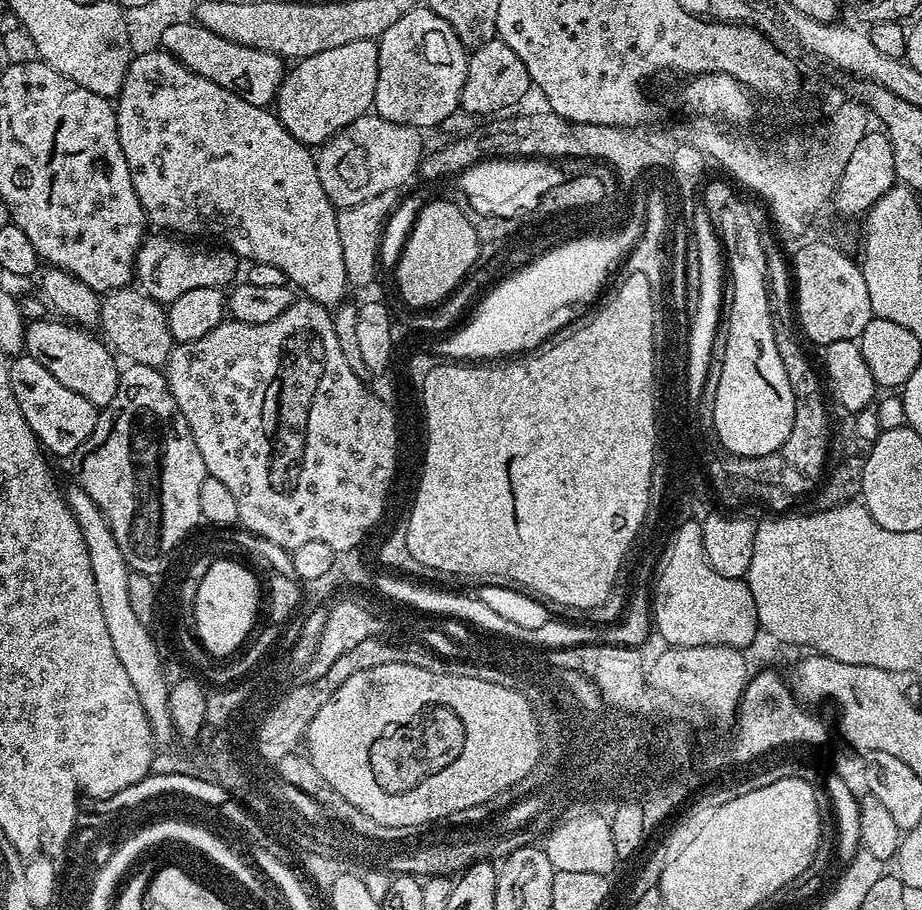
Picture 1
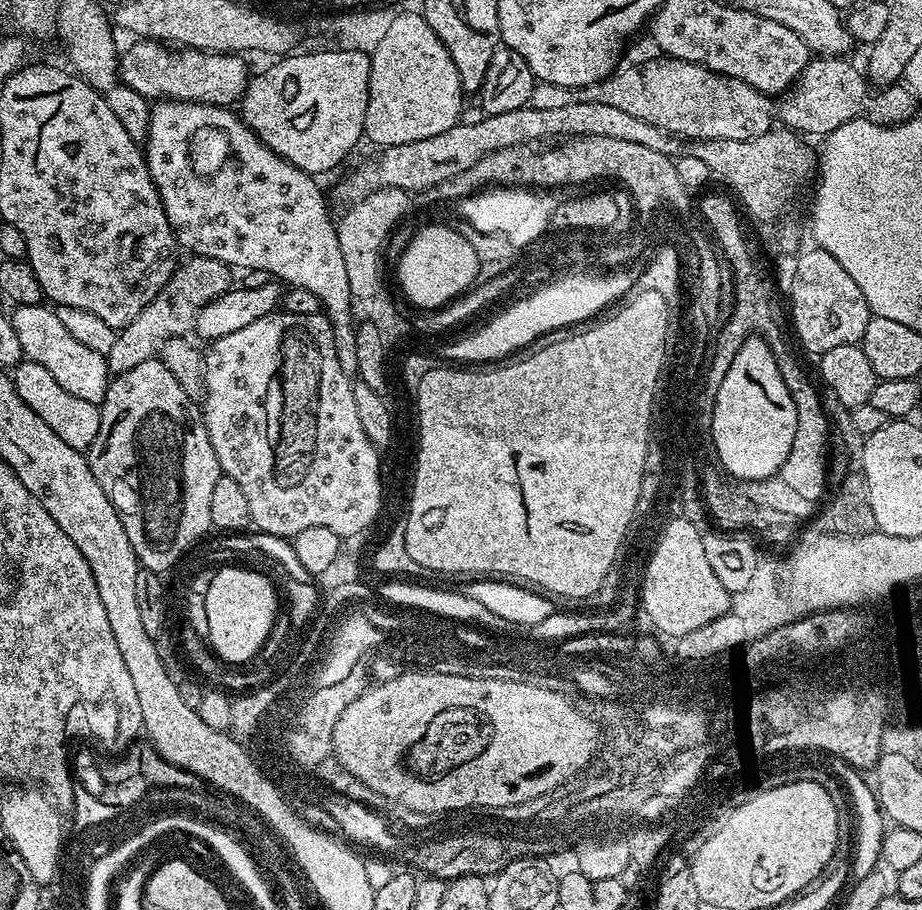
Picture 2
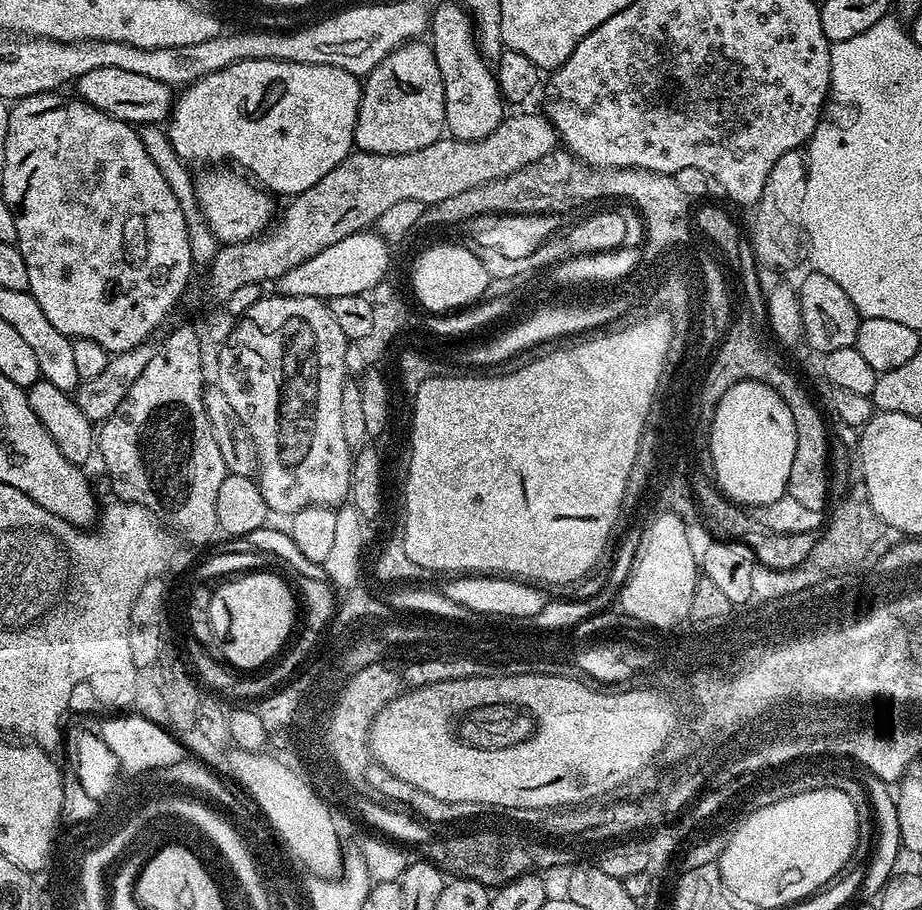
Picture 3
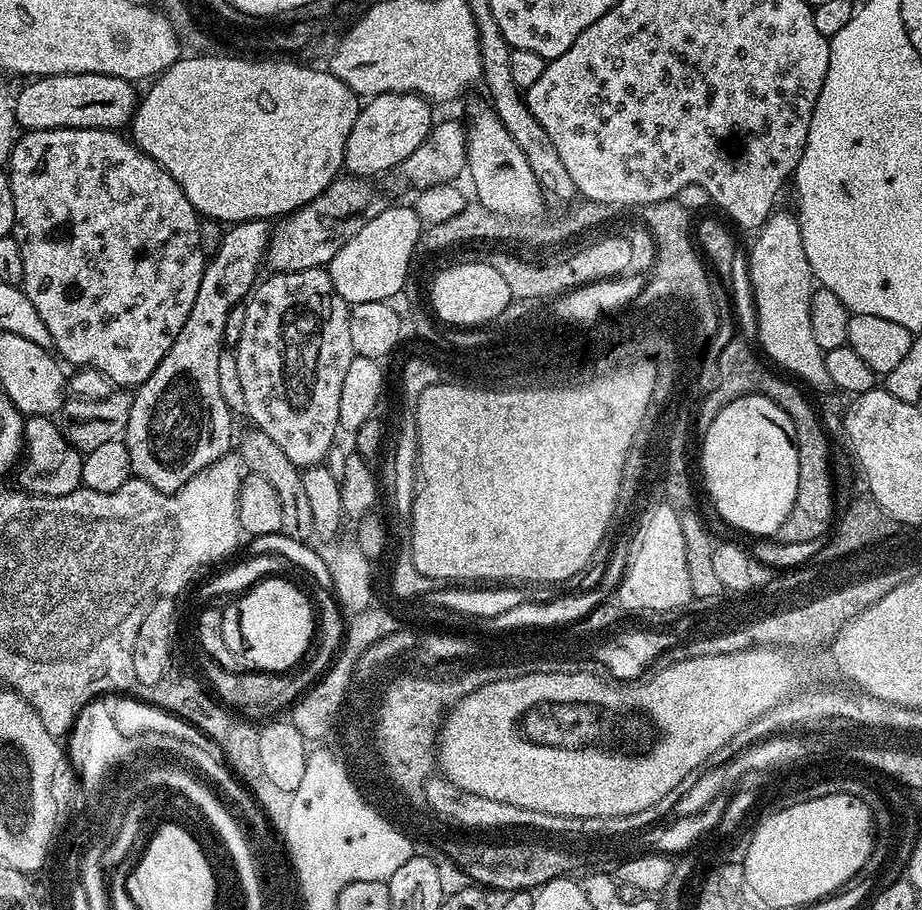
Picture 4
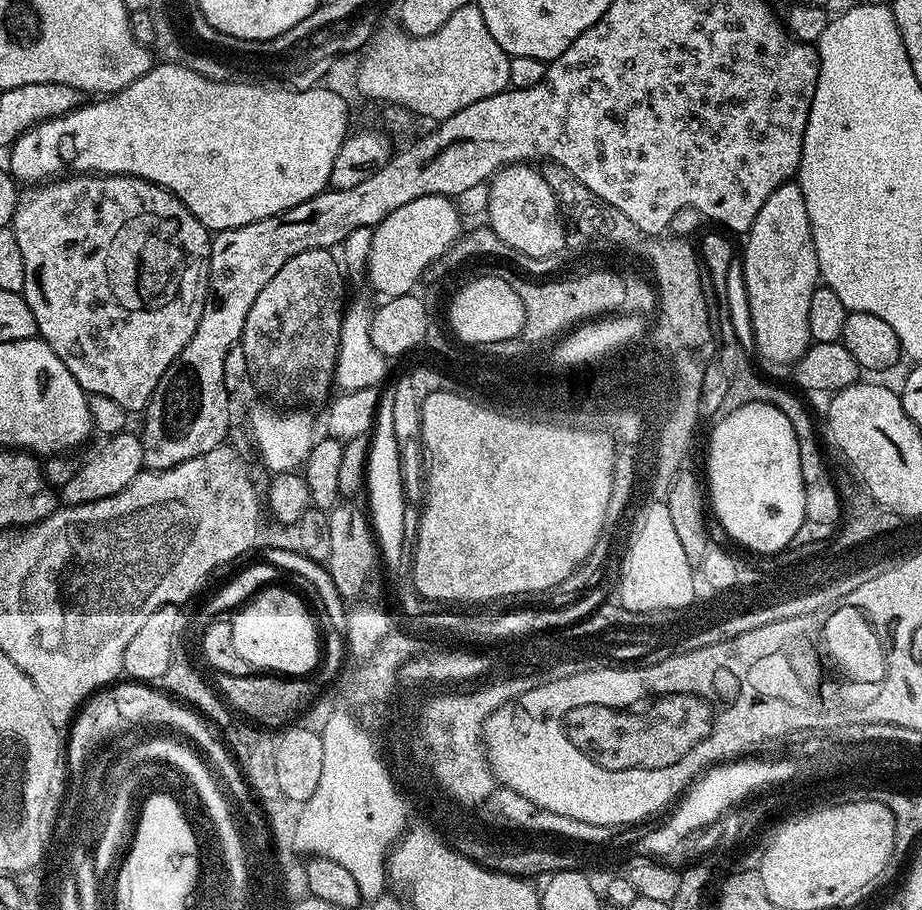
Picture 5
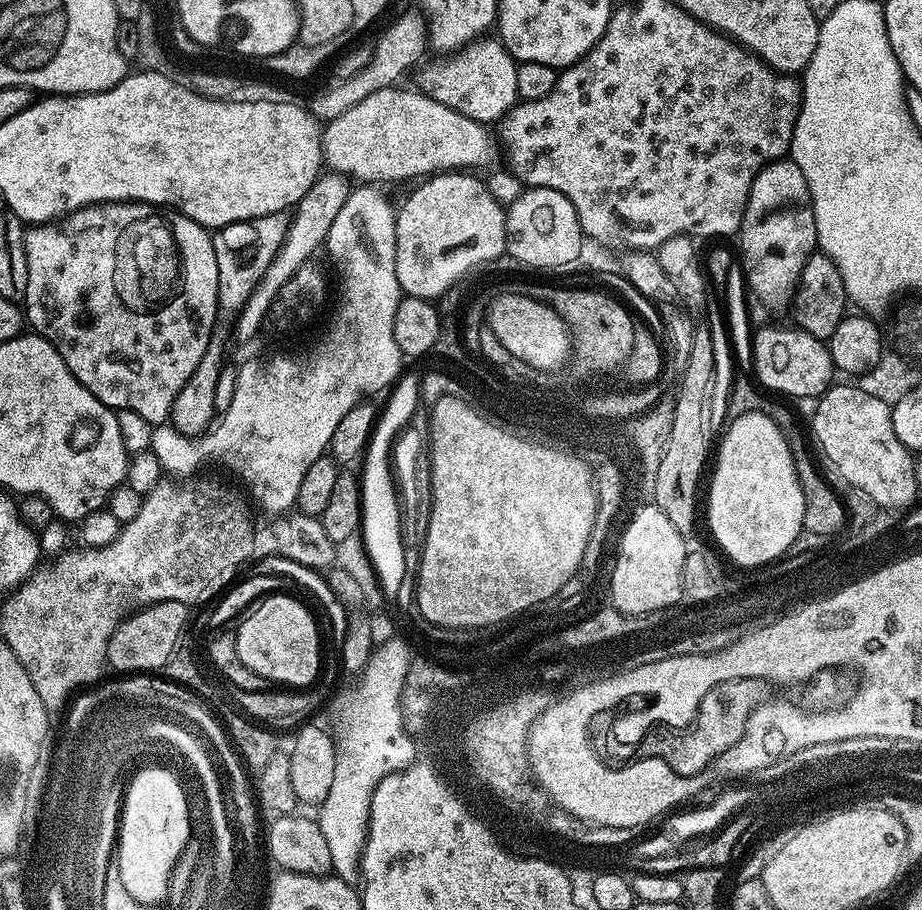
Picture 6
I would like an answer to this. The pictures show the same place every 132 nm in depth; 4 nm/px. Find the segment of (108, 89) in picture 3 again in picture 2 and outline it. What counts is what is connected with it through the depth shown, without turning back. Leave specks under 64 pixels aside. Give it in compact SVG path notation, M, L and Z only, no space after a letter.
M147 38L137 39L136 44L132 44L128 49L123 49L122 55L119 57L119 81L130 87L132 90L137 91L149 102L159 101L161 98L166 100L189 100L195 104L218 104L221 106L232 106L237 103L243 97L245 90L248 88L248 82L250 79L250 71L244 65L245 57L240 54L233 54L231 52L203 52L201 48L186 48L181 47L179 50L173 50L167 43L159 40L150 40Z

